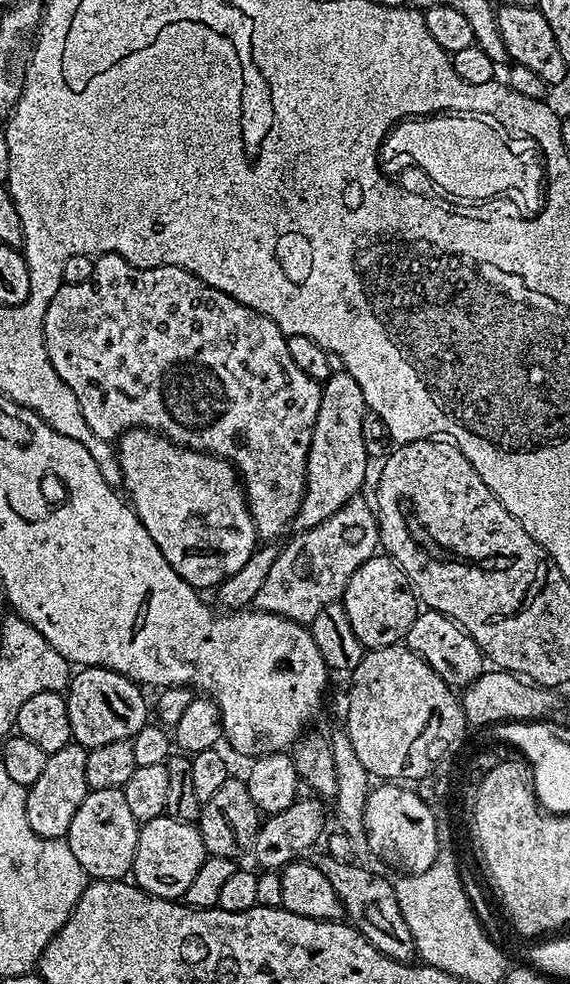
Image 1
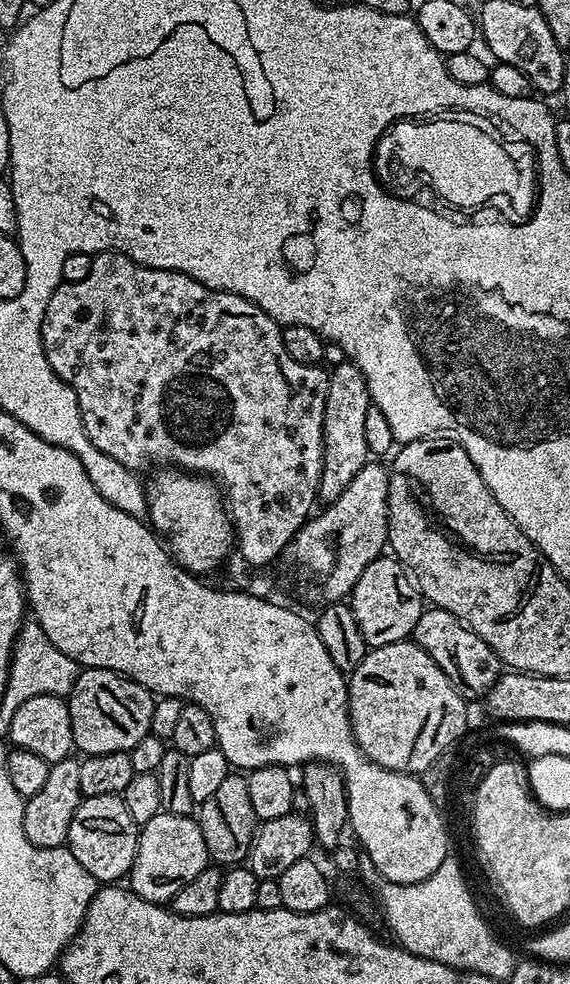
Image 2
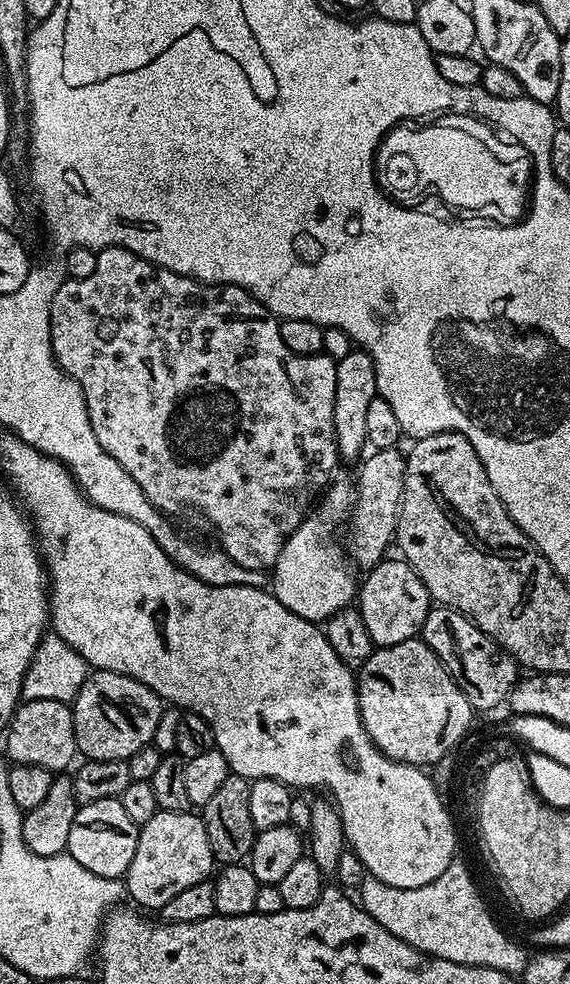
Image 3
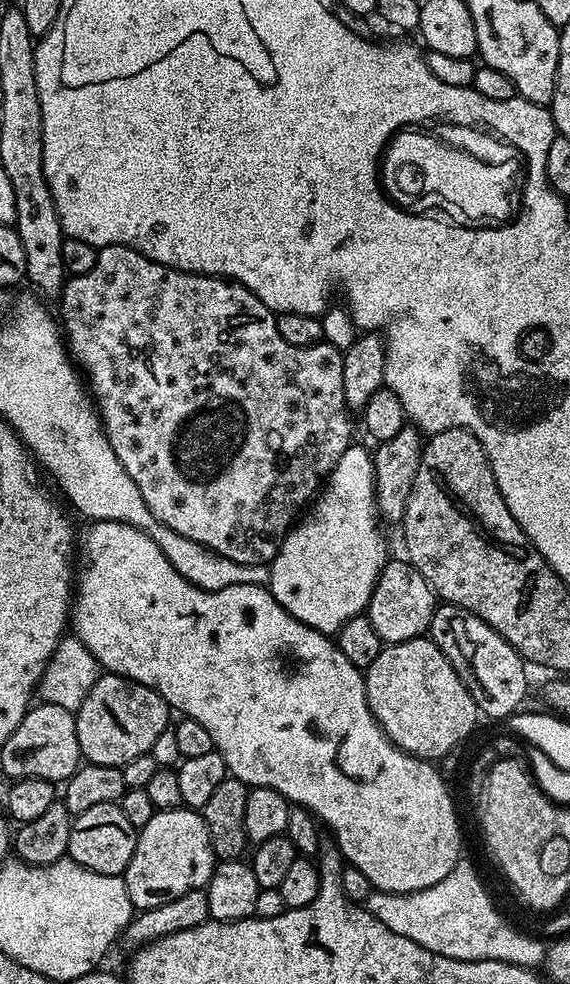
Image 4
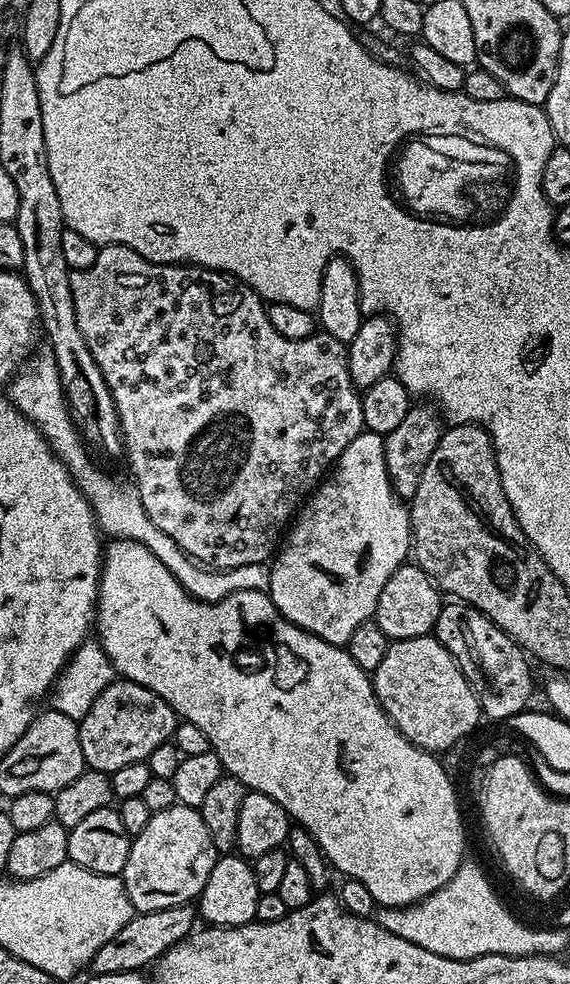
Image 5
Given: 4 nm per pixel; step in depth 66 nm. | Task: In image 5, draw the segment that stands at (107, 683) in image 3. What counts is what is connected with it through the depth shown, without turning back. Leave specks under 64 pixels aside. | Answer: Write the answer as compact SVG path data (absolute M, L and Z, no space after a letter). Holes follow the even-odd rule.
M118 678L102 690L78 723L85 765L111 774L132 762L147 761L149 754L175 735L178 717L158 694L133 680Z

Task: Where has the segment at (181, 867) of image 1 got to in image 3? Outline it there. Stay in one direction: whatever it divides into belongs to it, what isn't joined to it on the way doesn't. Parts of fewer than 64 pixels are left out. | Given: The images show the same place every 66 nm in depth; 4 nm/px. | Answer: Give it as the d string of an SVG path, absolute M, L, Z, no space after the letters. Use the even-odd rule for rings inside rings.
M195 811L162 812L154 814L150 822L139 825L140 837L134 850L134 858L128 867L126 892L131 903L141 909L158 910L170 902L170 898L182 894L194 882L209 879L214 872L210 850L210 838L206 826ZM141 904L141 905L140 905ZM144 907L144 908L143 908Z

